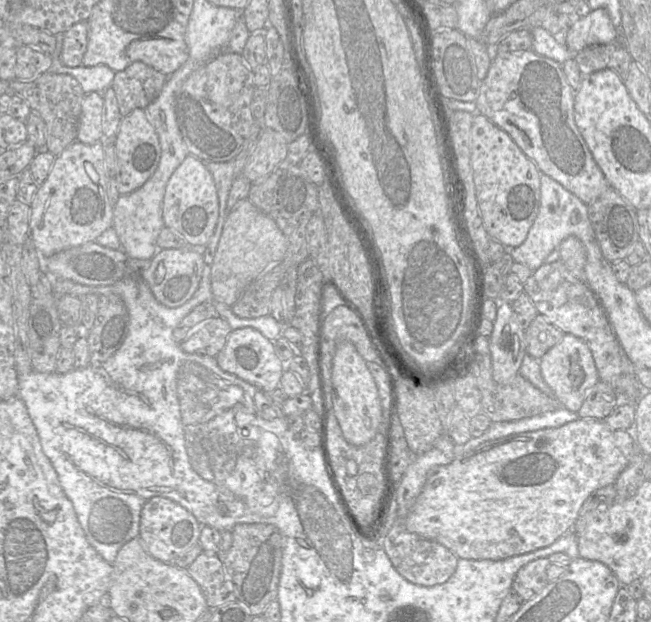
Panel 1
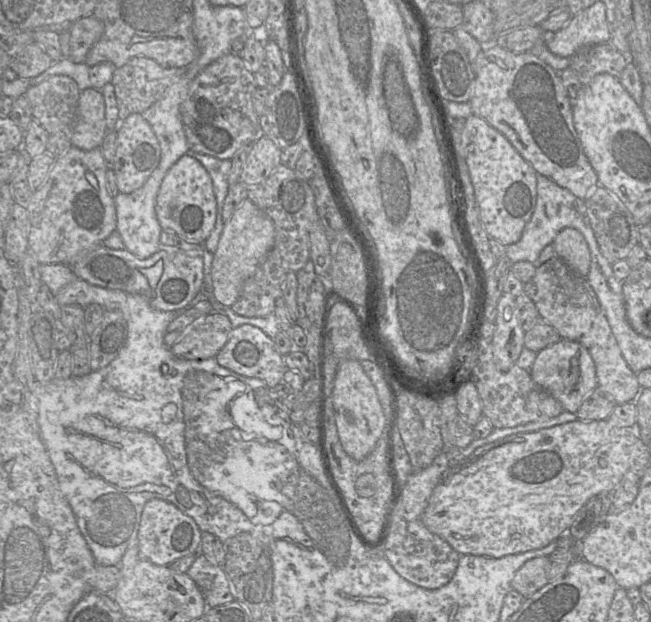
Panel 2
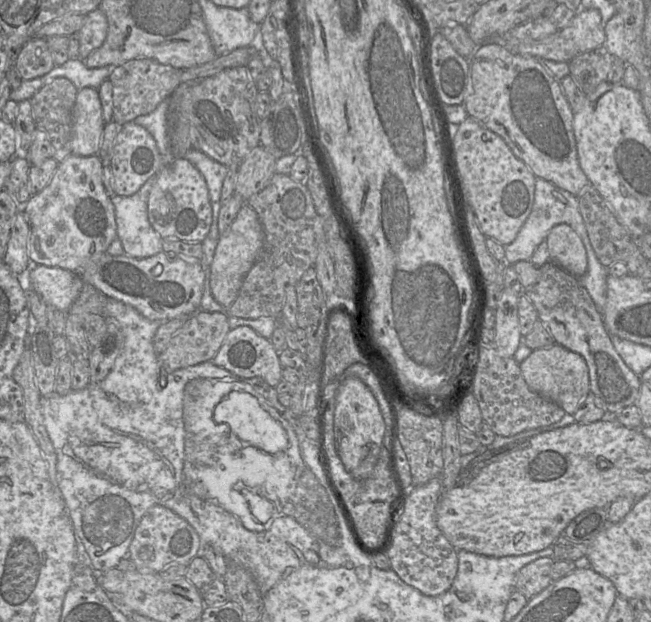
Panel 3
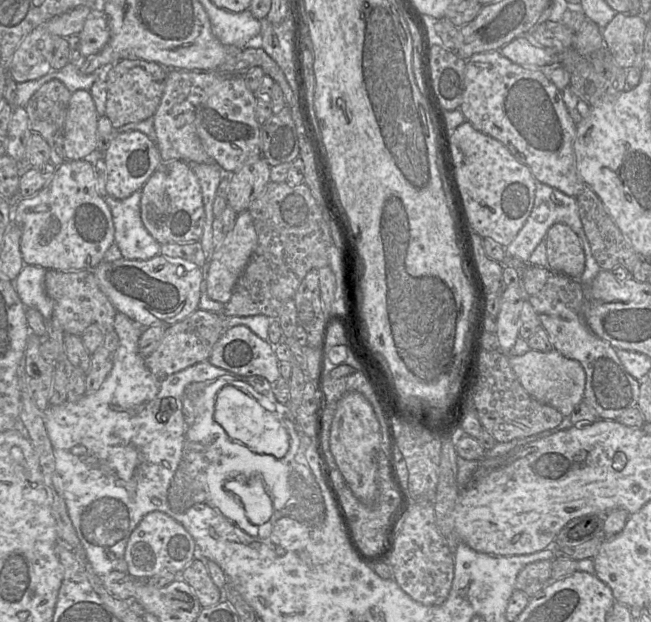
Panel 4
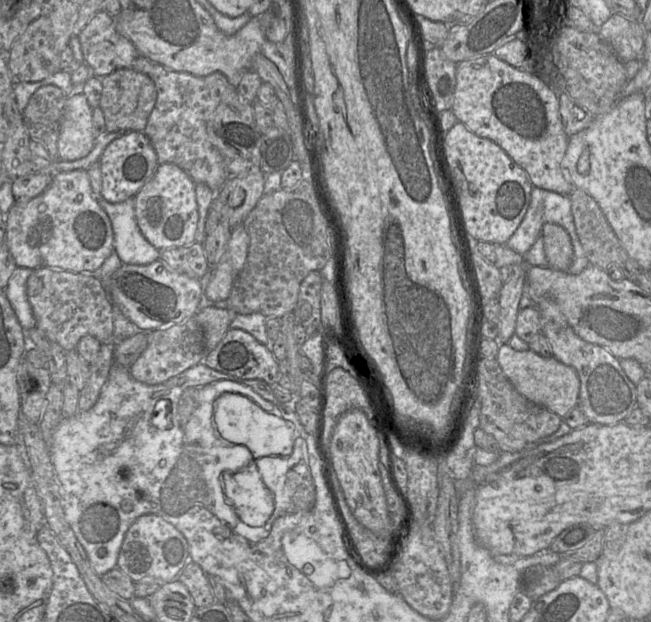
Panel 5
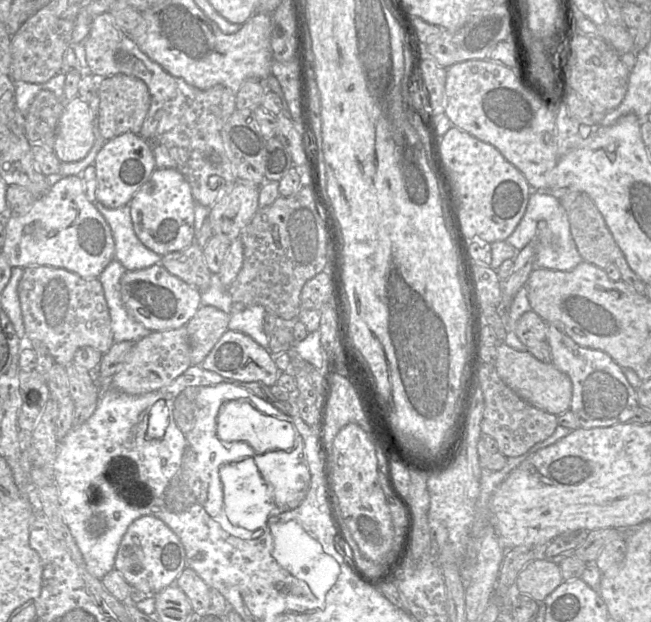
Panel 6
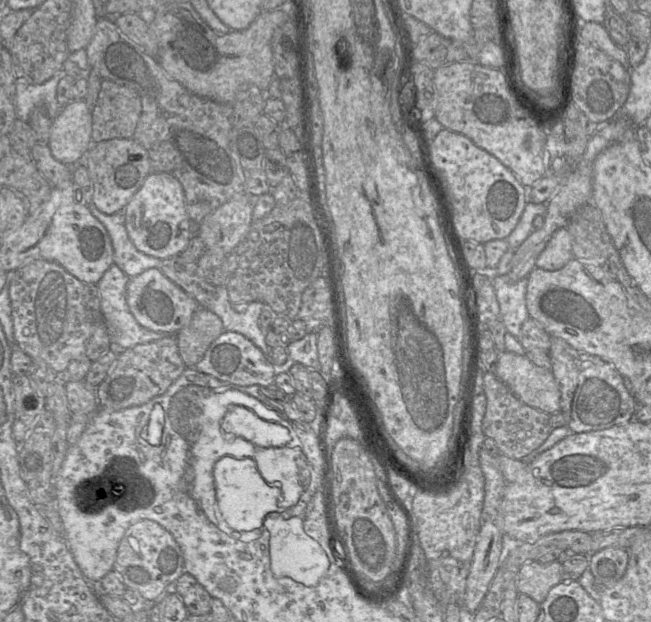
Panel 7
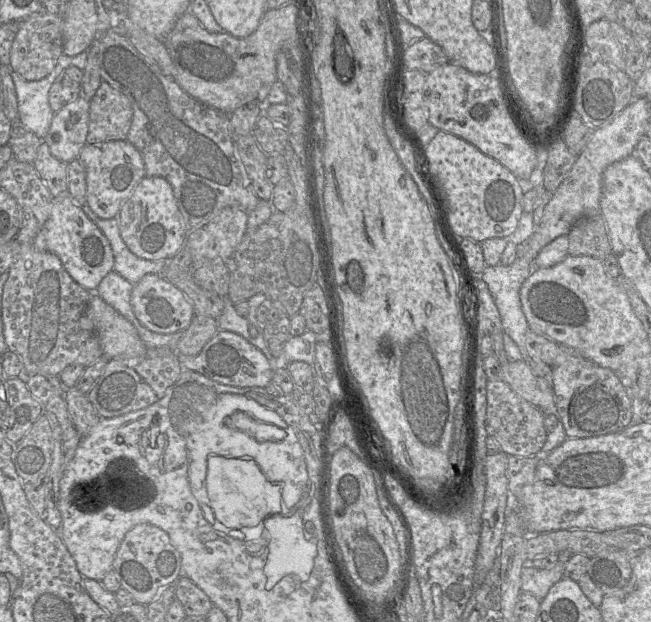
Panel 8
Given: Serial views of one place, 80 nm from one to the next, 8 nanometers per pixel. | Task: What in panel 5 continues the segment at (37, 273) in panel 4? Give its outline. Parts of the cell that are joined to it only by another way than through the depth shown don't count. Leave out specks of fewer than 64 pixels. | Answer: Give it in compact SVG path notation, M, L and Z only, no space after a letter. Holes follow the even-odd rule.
M16 267L7 287L4 289L4 293L26 334L31 328L36 326L36 319L26 292L27 280L33 270L35 269Z

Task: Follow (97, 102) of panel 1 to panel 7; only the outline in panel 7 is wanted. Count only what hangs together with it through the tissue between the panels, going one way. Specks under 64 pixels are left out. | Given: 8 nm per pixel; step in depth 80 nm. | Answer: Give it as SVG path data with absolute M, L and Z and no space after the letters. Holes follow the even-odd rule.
M84 100L70 101L61 107L53 121L48 146L59 162L73 166L93 144L92 114Z

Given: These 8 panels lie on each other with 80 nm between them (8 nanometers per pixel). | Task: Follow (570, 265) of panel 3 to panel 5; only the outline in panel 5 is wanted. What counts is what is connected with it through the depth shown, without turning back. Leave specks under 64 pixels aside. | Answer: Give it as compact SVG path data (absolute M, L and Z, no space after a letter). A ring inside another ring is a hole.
M545 223L541 236L548 266L567 271L573 261L573 246L569 234L558 224Z

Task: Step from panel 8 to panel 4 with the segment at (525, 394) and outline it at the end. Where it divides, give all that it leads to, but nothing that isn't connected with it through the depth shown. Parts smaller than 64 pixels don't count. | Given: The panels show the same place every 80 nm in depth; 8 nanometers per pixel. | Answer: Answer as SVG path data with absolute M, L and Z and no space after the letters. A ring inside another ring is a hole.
M552 349L549 352L529 350L523 355L508 355L509 365L525 391L537 401L558 410L569 417L574 407L583 400L585 371L582 365Z

